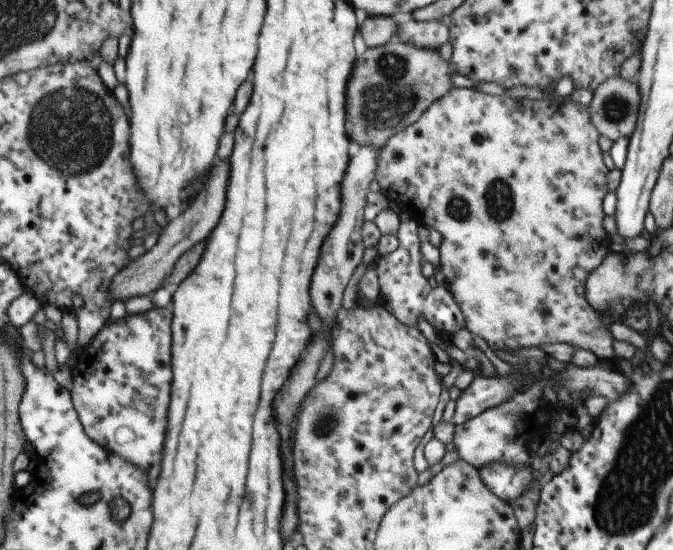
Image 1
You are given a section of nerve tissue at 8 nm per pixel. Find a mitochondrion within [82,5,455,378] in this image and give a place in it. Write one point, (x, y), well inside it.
(390, 97)

